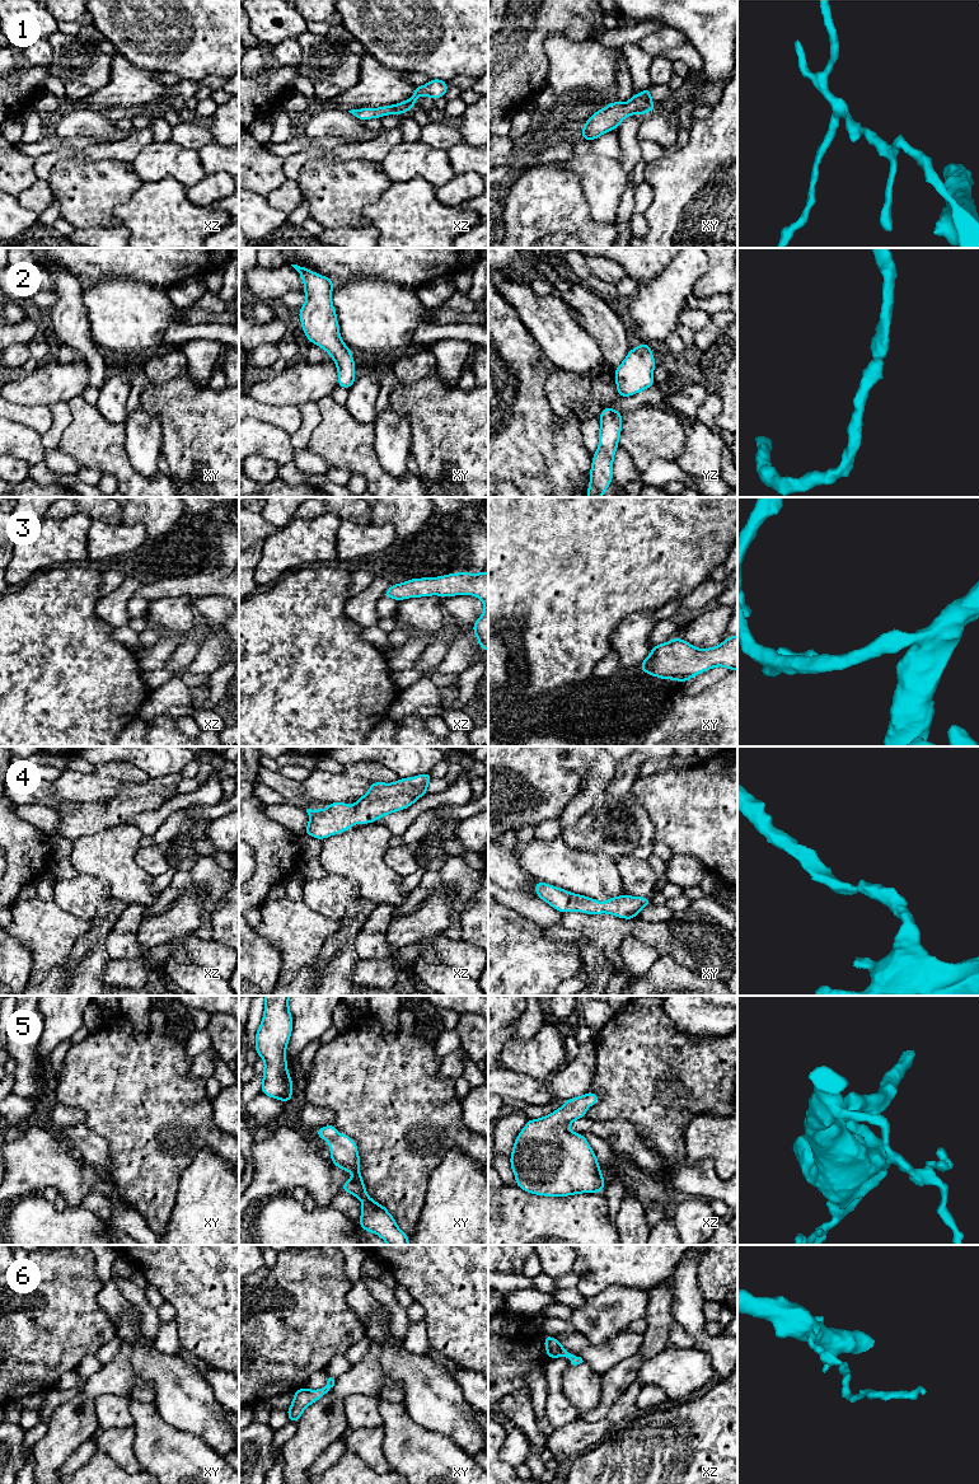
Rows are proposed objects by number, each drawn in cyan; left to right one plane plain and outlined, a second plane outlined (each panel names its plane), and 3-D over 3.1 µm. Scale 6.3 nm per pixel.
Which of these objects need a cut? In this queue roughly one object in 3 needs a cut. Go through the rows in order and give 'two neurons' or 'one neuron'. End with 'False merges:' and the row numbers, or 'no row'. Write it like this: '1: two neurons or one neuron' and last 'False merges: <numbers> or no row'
1: one neuron
2: one neuron
3: one neuron
4: one neuron
5: one neuron
6: one neuron
False merges: no row

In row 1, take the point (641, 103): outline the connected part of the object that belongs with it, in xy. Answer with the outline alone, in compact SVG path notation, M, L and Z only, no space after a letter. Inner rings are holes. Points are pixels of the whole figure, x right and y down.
M648 86L640 94L632 95L626 104L612 102L605 108L596 111L584 123L581 139L587 141L595 140L608 131L617 130L620 122L629 114L643 116L655 109L656 106L651 99L651 89Z

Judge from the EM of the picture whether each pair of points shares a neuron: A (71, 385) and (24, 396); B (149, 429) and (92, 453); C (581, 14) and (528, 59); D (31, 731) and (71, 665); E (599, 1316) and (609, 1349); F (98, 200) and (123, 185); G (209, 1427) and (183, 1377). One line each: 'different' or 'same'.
A: same
B: different
C: same
D: same
E: different
F: same
G: same

